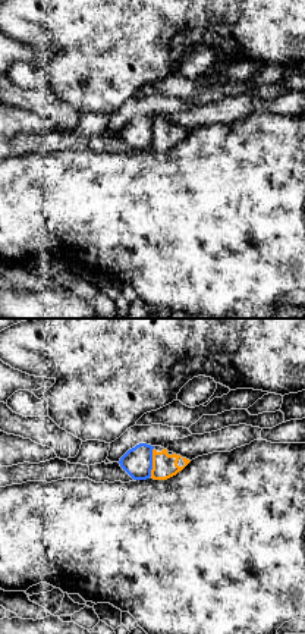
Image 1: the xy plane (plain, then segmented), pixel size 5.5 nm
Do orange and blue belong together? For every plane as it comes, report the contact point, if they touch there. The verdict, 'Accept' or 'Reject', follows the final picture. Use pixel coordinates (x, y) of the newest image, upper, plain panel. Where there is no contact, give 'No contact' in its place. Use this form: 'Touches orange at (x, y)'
Touches orange at (153, 134)

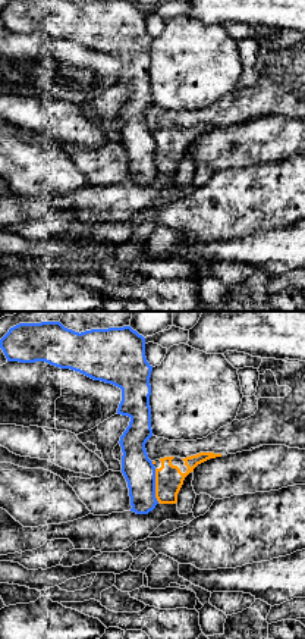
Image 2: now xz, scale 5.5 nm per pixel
Touches orange at (156, 156)

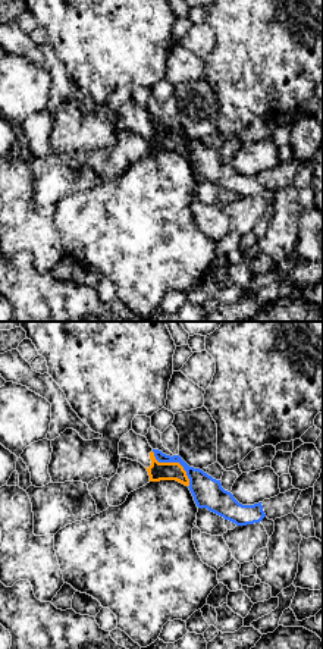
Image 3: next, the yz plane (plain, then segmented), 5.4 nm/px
Touches orange at (175, 134)

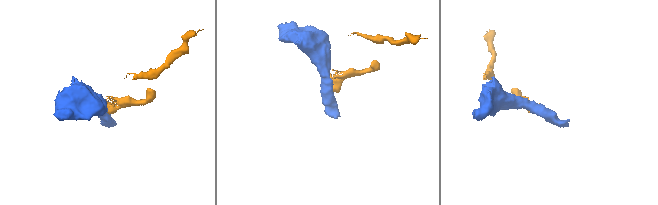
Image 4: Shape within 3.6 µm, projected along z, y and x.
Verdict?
Reject

